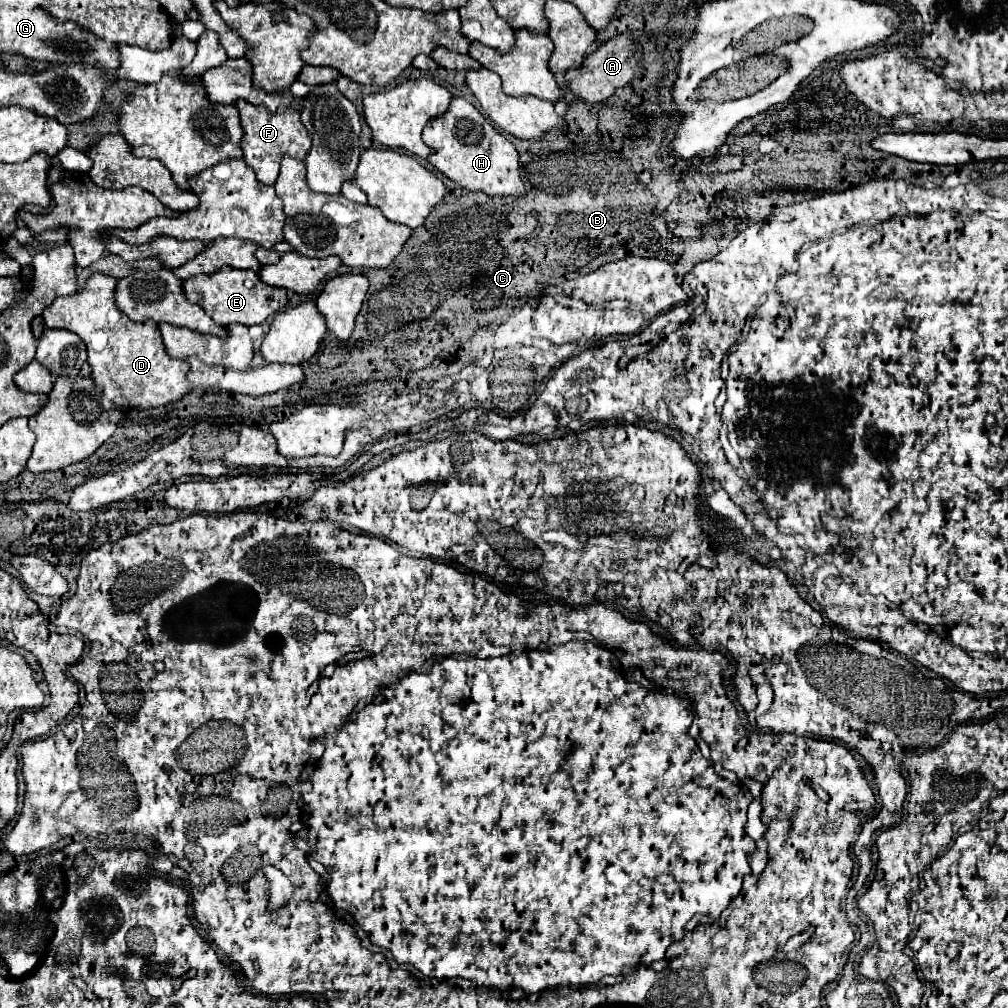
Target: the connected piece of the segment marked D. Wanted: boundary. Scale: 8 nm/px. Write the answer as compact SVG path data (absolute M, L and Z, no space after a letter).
M94 273L80 293L54 299L54 303L44 309L42 317L48 329L66 329L84 341L96 387L120 407L119 424L130 411L154 409L180 401L184 395L192 393L194 387L186 377L190 371L188 361L174 361L166 355L158 325L154 321L134 323L116 307L116 283L114 277Z

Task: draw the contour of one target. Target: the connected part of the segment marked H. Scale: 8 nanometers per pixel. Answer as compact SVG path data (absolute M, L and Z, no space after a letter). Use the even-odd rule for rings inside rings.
M454 97L446 115L432 119L422 133L428 147L434 147L434 155L428 163L436 167L444 177L452 179L468 191L482 191L488 197L522 197L526 195L520 179L518 151L514 145L500 135L492 123L466 99Z

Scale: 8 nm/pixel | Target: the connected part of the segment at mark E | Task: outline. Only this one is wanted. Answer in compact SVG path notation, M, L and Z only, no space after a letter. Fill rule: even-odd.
M222 269L220 273L212 275L198 275L192 277L184 283L184 293L186 297L200 305L218 325L232 325L232 323L242 323L242 325L254 325L254 323L264 323L270 315L282 311L288 303L288 291L270 287L260 281L258 273L246 271L246 269Z

